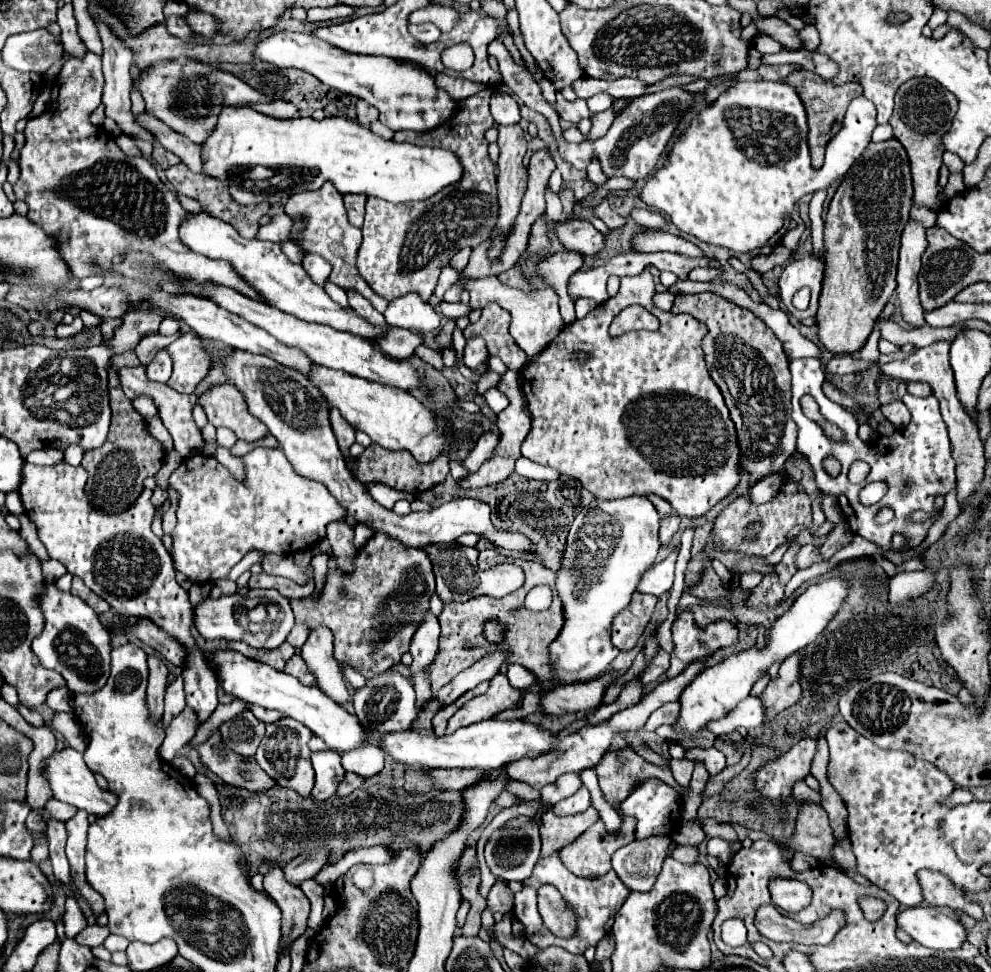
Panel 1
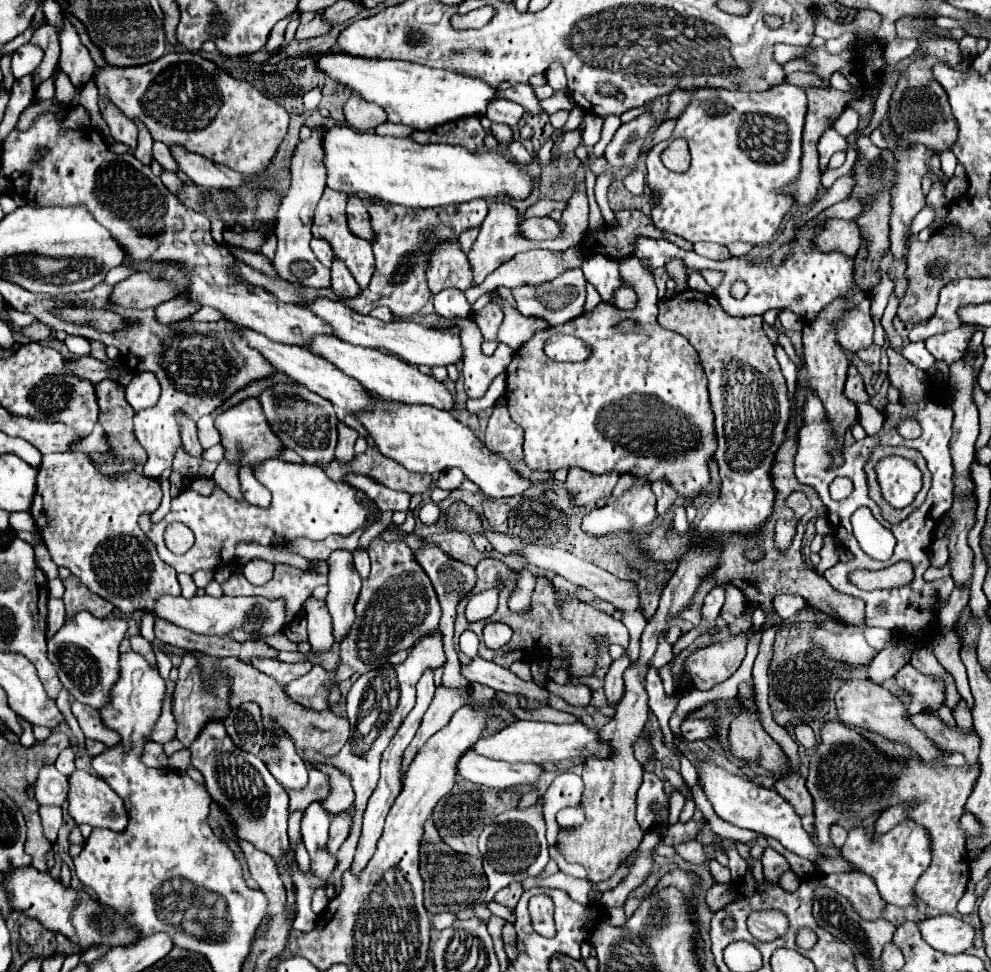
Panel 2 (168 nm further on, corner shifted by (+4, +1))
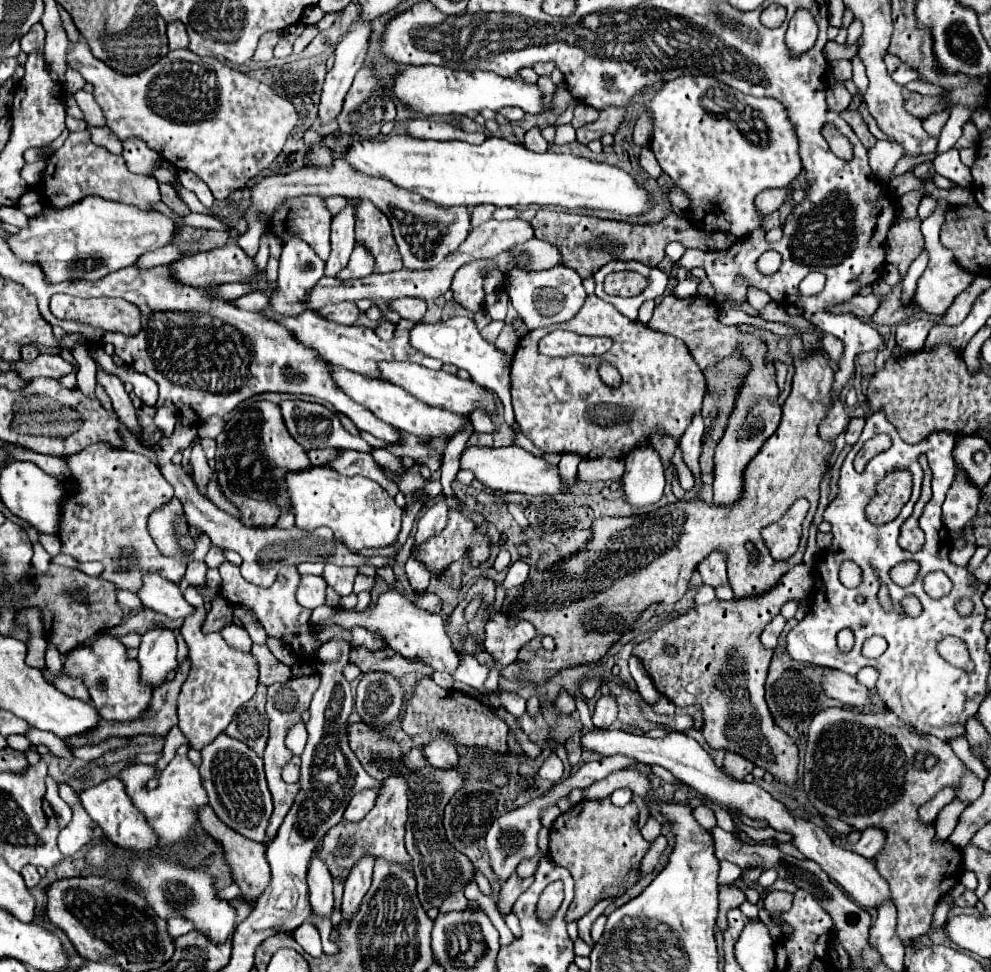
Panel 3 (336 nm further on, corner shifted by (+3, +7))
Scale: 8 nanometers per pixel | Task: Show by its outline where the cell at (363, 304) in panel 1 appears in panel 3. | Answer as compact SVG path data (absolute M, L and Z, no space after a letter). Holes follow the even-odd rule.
M350 199L346 209L334 215L332 219L332 253L330 259L326 261L324 275L334 277L338 271L342 271L348 263L348 257L356 245L354 241L354 219L356 219L356 209L354 205L360 199Z

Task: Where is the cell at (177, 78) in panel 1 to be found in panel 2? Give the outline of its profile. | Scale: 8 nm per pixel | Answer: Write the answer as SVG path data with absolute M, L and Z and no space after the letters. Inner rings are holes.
M181 51L181 53L165 53L163 57L139 65L139 67L101 67L95 73L95 83L99 93L105 93L129 119L139 117L147 129L151 131L153 139L163 141L167 145L181 143L189 151L205 155L207 159L227 165L233 171L249 177L261 173L263 167L275 155L279 143L283 141L289 125L287 111L277 105L275 101L263 97L253 85L243 79L231 77L227 71L217 67L213 61L201 57L199 53Z

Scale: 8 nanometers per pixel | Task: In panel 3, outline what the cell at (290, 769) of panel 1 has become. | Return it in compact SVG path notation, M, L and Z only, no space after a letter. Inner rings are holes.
M292 757L284 767L282 767L282 779L286 783L296 783L300 777L300 757Z

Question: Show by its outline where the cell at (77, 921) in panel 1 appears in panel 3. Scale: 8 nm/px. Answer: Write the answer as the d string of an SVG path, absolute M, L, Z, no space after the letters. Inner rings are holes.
M60 785L60 797L70 805L73 816L69 824L60 831L57 844L60 851L66 857L70 857L76 851L80 851L82 847L88 847L92 843L104 839L104 833L86 813L79 796L72 791L72 787Z

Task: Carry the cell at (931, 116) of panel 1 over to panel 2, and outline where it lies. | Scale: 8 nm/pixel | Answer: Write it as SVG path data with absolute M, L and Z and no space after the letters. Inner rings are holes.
M901 17L901 19L897 19L897 35L905 37L905 39L917 39L919 47L923 47L927 53L925 53L923 61L917 61L913 65L909 65L901 73L899 83L897 83L897 87L893 91L893 97L891 97L891 103L889 103L889 117L887 119L891 123L893 135L897 135L897 139L901 139L901 143L923 143L925 147L929 147L931 153L943 153L957 139L957 123L955 123L955 117L951 113L947 93L933 79L931 67L935 65L937 59L943 59L953 67L969 67L969 59L965 59L961 55L959 45L957 45L955 39L921 35L919 29L923 29L923 27L933 27L933 21L931 19L919 19L919 17Z

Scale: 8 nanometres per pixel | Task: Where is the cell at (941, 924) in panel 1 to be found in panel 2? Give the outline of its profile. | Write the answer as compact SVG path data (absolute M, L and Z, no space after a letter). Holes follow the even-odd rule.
M937 915L917 921L917 929L925 943L947 955L957 955L973 947L975 931L969 923L953 915Z

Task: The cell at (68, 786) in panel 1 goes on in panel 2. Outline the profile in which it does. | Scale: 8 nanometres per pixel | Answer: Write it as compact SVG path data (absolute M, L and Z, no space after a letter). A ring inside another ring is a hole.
M75 769L69 775L69 815L81 823L89 823L91 827L107 827L113 831L123 831L127 825L127 811L123 805L123 799L99 777L89 775L87 771Z

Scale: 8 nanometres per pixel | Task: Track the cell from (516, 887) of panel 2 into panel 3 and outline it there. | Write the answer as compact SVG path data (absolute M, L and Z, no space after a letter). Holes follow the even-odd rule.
M538 851L538 857L534 857L534 859L530 859L530 861L522 861L520 865L518 865L518 875L520 877L530 877L530 875L534 875L536 873L536 869L538 869L538 863L540 863L540 859L544 857L546 853L544 851Z

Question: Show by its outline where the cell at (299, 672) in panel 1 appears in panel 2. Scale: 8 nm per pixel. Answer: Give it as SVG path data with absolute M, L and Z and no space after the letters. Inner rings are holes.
M251 659L251 665L255 669L259 669L261 673L273 677L279 685L287 685L291 683L293 679L305 675L313 663L311 661L301 661L301 663L283 663L279 659Z

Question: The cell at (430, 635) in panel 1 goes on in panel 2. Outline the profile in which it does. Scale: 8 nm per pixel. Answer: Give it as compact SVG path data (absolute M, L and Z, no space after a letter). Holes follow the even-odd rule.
M427 669L421 679L417 681L417 703L413 707L413 711L405 717L403 725L399 727L399 731L395 733L395 737L391 739L389 747L383 751L383 759L381 759L381 779L379 779L379 785L377 789L373 791L373 795L369 797L369 803L367 803L367 809L365 809L365 815L363 815L363 829L361 829L361 837L359 837L359 843L357 843L357 851L355 851L355 859L353 859L353 873L359 873L367 861L373 857L375 853L375 845L377 845L377 839L381 837L381 831L383 831L383 823L385 823L385 817L389 813L389 807L395 803L397 795L401 793L401 759L403 759L403 751L407 749L409 741L413 739L421 719L423 719L423 713L427 711L429 703L431 703L431 697L435 693L435 683L433 683L433 669Z

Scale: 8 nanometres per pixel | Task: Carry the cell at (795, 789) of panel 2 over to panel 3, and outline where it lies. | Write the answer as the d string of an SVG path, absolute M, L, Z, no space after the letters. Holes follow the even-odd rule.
M796 565L794 569L786 571L774 589L760 593L758 597L746 597L742 601L712 601L708 605L690 607L686 613L678 615L676 619L664 623L652 637L638 643L632 649L632 655L642 661L648 677L652 679L658 693L668 697L676 707L700 705L702 707L702 735L712 749L724 749L738 753L752 761L756 767L772 773L778 781L786 785L796 783L796 769L798 769L798 747L796 743L778 727L768 711L764 701L764 681L770 665L770 657L774 649L766 649L760 643L760 633L764 625L780 613L780 607L786 601L802 601L810 595L814 587L814 571L810 579L808 565ZM664 647L674 647L676 653L666 653Z

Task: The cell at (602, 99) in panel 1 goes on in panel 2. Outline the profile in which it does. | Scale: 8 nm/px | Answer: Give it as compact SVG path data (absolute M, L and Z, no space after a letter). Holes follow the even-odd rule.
M575 105L573 109L571 109L571 115L569 115L569 121L565 123L565 127L563 127L563 131L567 131L567 129L577 129L579 125L581 125L581 121L583 121L583 115L585 115L585 111L579 107L579 105Z

